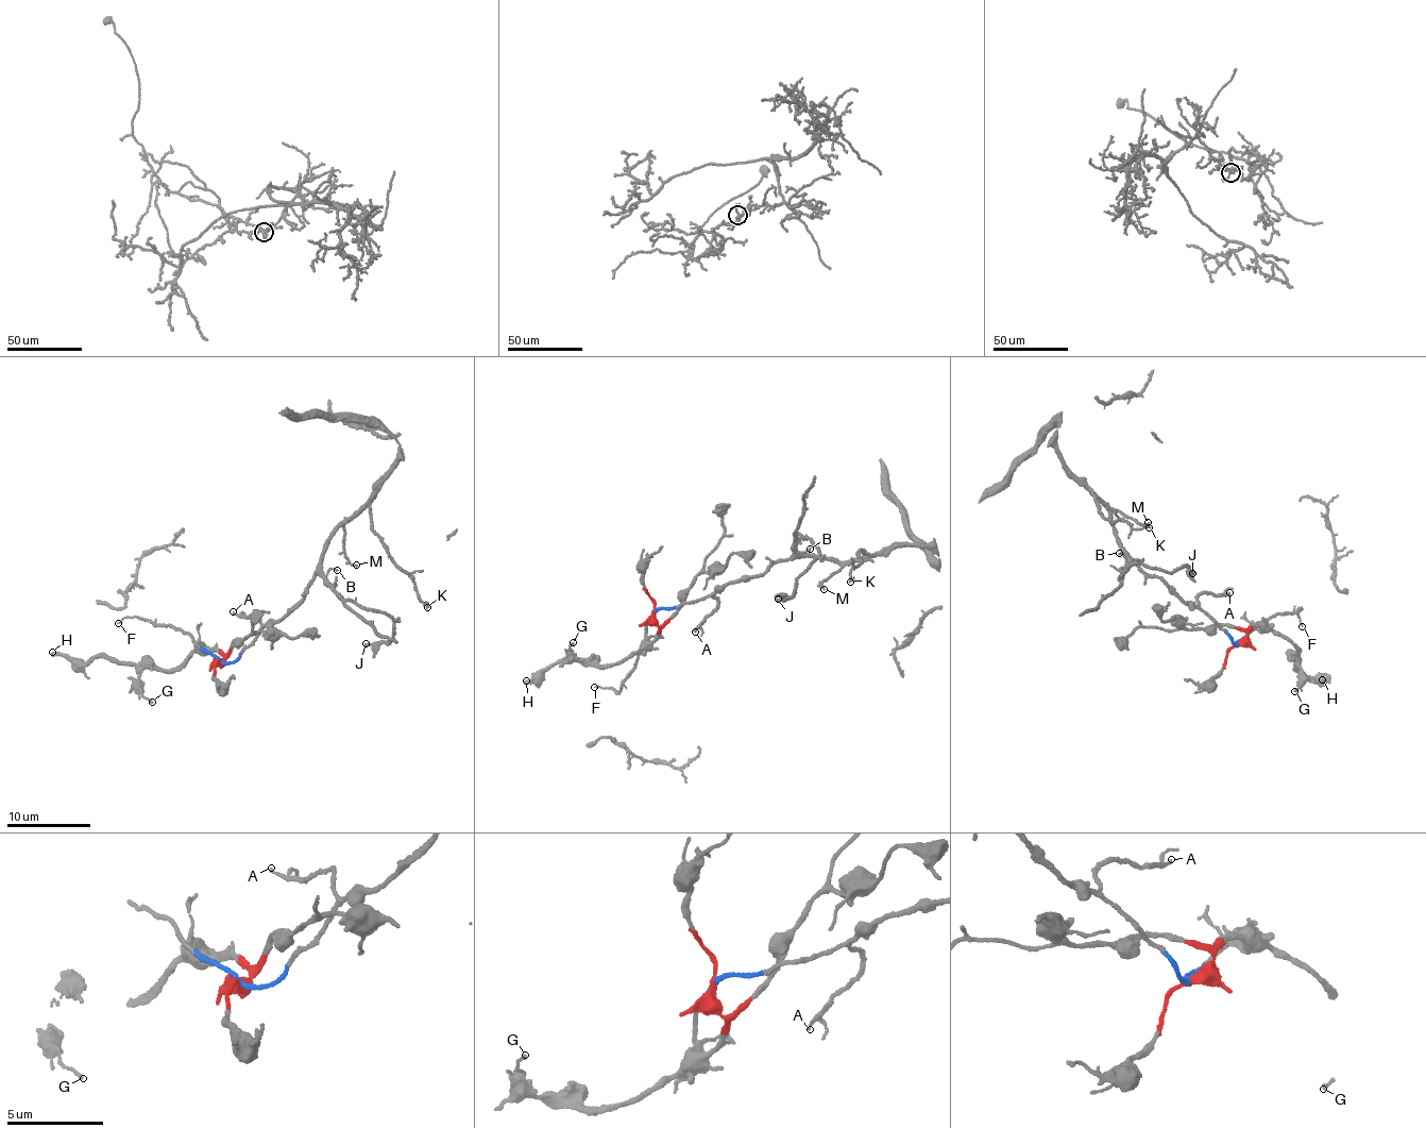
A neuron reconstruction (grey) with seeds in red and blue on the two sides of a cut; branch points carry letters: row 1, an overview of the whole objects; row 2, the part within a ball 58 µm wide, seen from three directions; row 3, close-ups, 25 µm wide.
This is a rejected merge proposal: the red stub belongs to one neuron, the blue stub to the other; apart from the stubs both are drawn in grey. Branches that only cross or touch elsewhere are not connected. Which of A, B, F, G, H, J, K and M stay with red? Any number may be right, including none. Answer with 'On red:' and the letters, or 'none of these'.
On red: G, H

